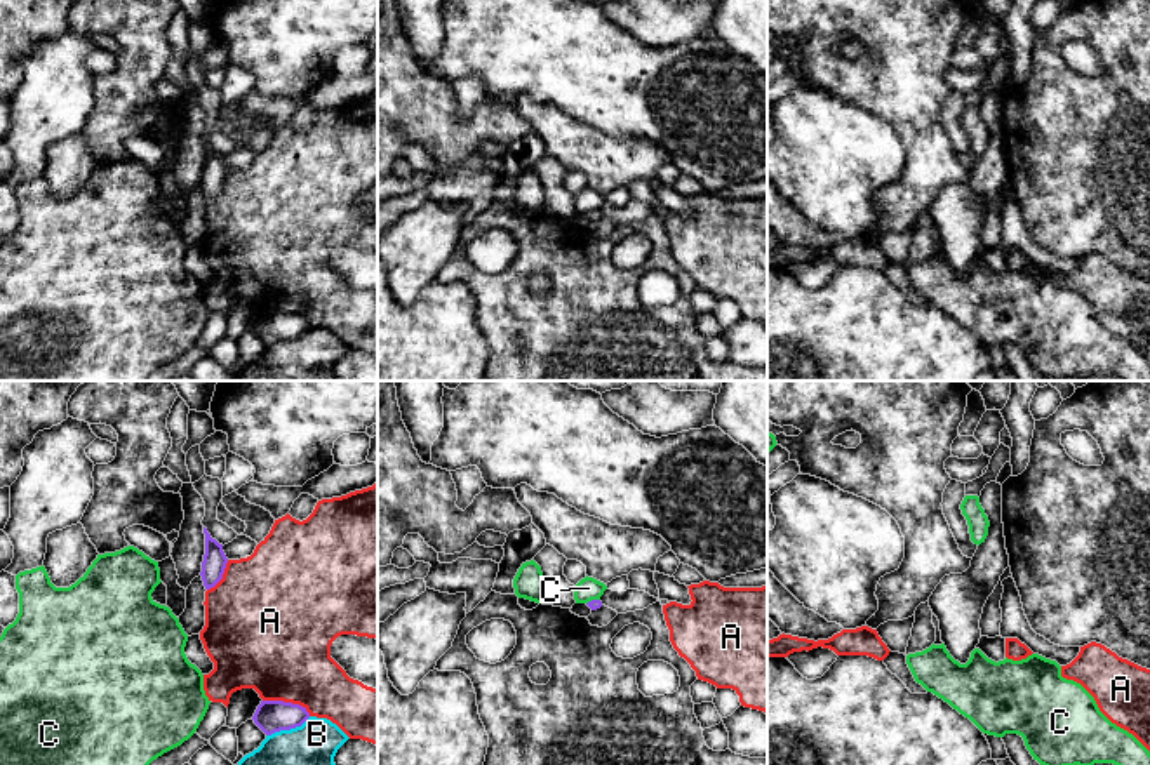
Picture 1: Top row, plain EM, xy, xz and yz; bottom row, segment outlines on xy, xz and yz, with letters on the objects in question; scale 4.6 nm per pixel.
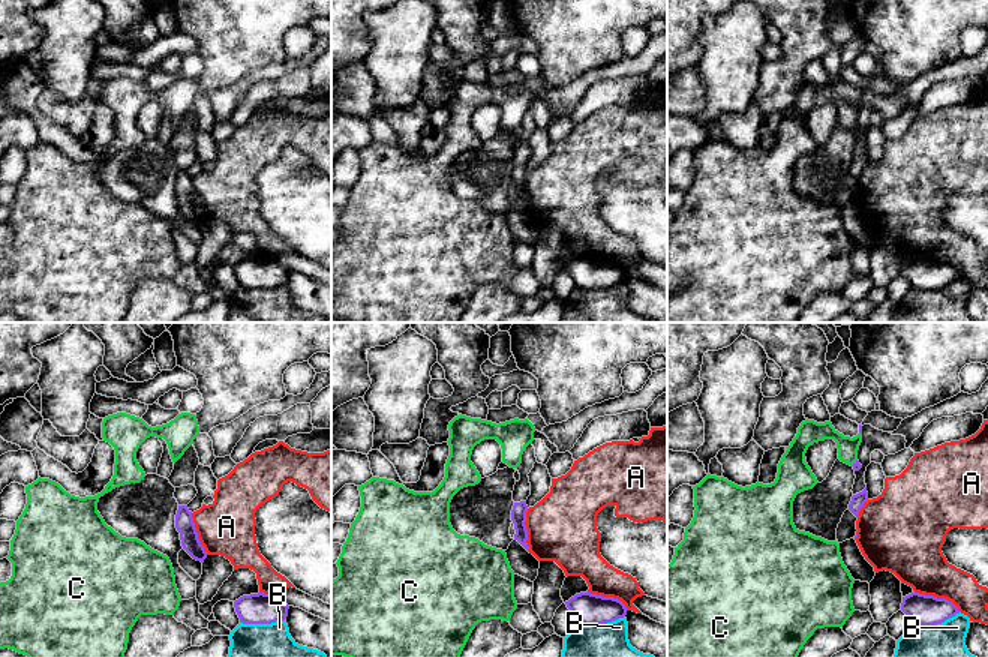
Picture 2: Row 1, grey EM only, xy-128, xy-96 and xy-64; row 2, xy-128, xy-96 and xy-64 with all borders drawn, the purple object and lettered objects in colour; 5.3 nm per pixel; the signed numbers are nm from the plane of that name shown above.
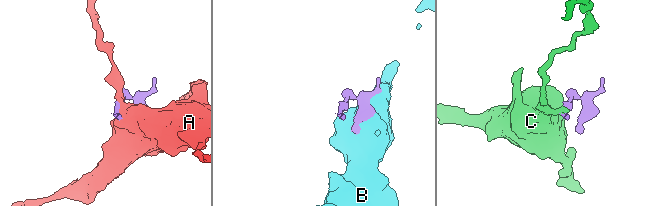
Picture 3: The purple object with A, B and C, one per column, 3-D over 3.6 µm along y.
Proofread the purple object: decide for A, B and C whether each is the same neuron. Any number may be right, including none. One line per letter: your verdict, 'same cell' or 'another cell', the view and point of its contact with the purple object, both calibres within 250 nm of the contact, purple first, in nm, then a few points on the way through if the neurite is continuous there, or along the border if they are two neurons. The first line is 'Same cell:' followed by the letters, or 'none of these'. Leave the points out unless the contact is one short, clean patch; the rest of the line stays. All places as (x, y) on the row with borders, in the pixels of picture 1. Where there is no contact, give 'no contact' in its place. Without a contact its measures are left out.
Same cell: none of these
A: another cell; meets purple in xy at (287, 703); 150 nm thick on the purple side, 440 nm on the other
B: another cell; meets purple in xy at (287, 729); 150 nm thick on the purple side, 200 nm on the other
C: another cell; meets purple in xz at (592, 600); 50 nm thick on the purple side, 110 nm on the other; border along xz (599, 598), (592, 598), (587, 604)

